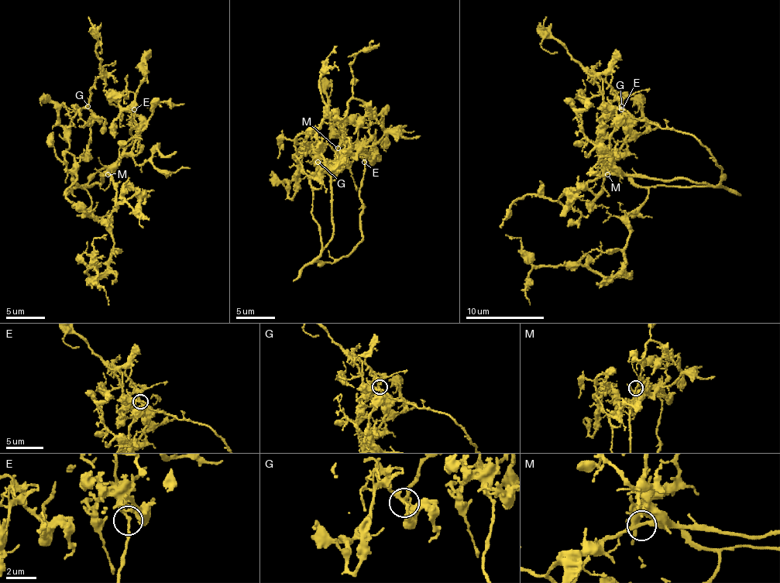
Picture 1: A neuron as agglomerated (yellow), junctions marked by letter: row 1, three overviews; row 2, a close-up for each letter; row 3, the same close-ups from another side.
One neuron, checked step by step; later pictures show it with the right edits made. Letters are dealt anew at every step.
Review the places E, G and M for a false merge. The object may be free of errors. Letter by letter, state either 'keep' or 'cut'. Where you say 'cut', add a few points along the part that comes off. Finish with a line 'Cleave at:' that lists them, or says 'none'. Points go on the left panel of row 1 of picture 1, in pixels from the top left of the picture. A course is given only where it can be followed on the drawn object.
E: keep
G: keep
M: keep
Cleave at: none

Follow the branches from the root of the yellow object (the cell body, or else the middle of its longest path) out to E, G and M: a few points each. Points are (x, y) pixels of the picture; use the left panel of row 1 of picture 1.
E: (84, 186), (91, 186), (87, 182), (99, 170), (109, 166), (132, 141), (132, 128), (128, 124), (135, 110)
G: (84, 186), (74, 180), (67, 166), (64, 151), (68, 147), (68, 128), (72, 118), (87, 106)
M: (84, 186), (99, 184), (103, 180), (101, 176), (108, 174)

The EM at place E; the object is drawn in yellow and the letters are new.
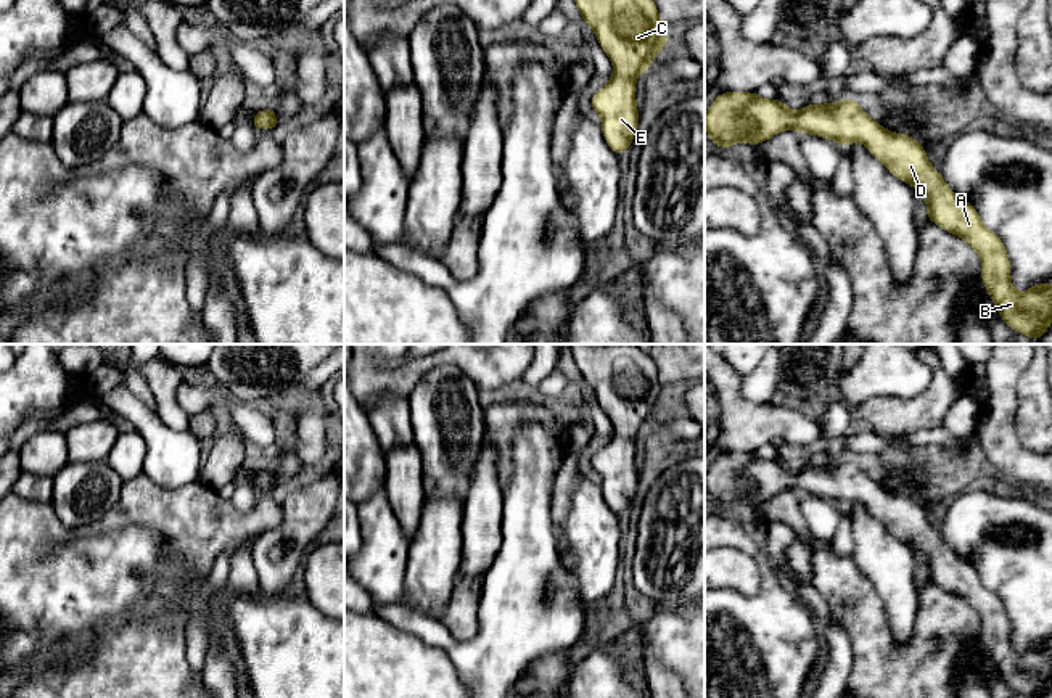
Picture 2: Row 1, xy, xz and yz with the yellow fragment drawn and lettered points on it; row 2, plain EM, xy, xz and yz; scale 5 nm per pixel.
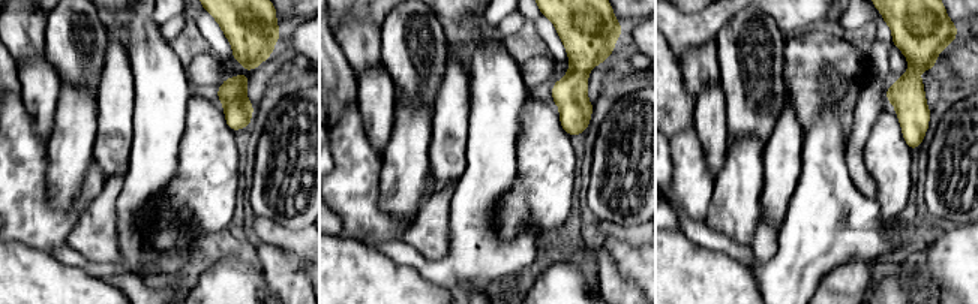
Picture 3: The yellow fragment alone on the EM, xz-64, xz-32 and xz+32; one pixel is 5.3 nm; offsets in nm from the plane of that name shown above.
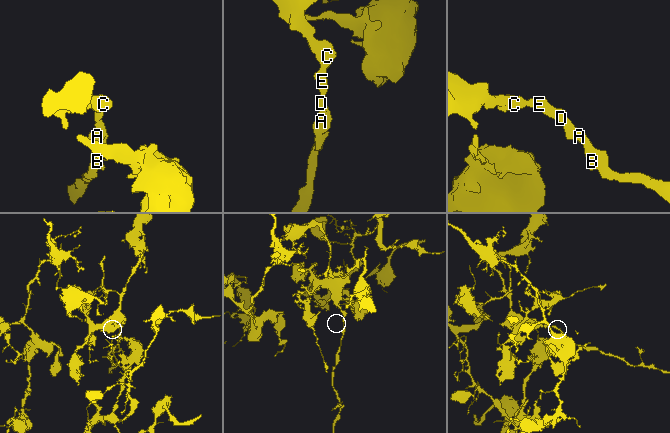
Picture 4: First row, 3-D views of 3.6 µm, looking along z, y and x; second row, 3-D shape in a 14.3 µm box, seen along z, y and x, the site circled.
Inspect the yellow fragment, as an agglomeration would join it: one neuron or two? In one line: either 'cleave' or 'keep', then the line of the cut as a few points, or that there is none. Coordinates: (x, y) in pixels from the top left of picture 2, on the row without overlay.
keep; no cut

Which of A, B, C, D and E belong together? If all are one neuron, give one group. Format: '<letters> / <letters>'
A B C D E

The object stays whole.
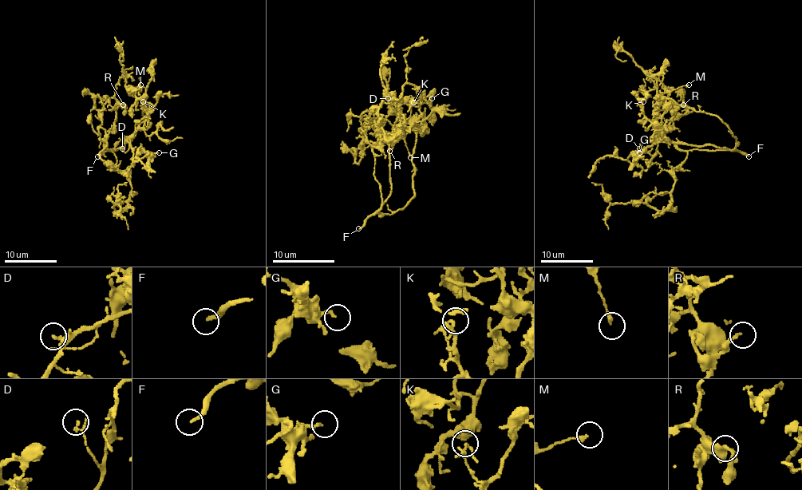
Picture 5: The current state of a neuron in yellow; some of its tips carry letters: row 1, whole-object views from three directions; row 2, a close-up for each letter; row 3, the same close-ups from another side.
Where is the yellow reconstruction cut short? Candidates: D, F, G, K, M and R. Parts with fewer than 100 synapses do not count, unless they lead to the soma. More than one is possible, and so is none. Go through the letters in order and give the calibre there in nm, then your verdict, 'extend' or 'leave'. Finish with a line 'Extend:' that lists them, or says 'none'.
D: 90 nm | leave
F: 190 nm | extend
G: 170 nm | leave
K: 90 nm | leave
M: 200 nm | leave
R: 140 nm | leave
Extend: F

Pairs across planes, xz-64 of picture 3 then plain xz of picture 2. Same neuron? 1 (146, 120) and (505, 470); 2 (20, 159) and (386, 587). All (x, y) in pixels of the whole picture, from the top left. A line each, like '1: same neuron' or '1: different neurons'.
1: different neurons
2: same neuron

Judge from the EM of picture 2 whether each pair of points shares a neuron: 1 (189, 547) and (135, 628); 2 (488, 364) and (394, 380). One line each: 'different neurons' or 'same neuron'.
1: same neuron
2: same neuron

